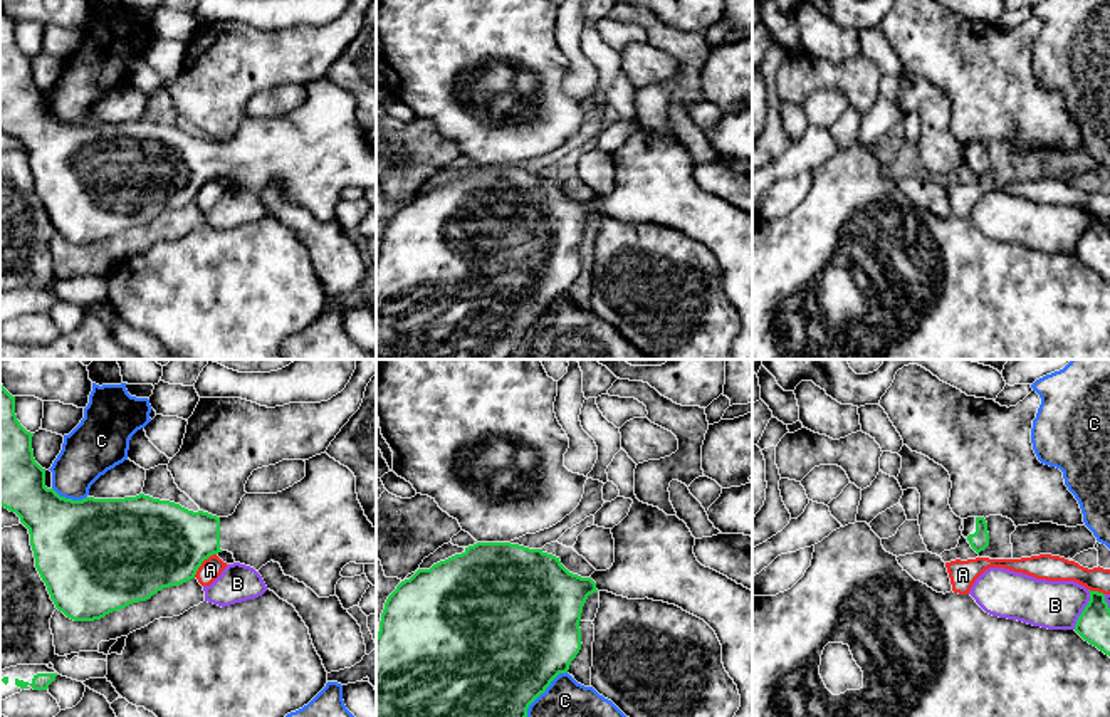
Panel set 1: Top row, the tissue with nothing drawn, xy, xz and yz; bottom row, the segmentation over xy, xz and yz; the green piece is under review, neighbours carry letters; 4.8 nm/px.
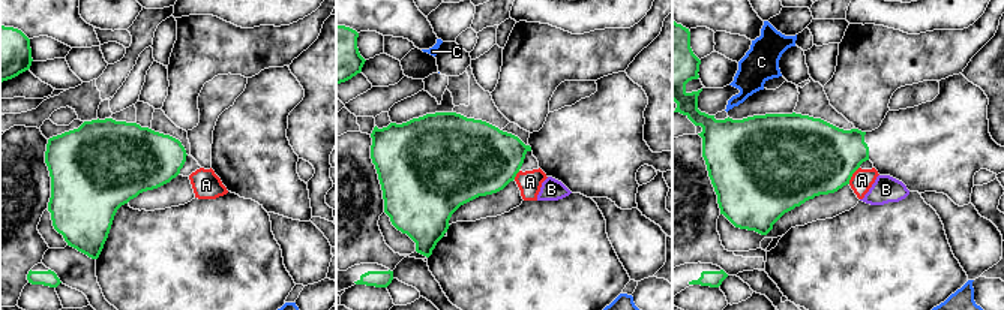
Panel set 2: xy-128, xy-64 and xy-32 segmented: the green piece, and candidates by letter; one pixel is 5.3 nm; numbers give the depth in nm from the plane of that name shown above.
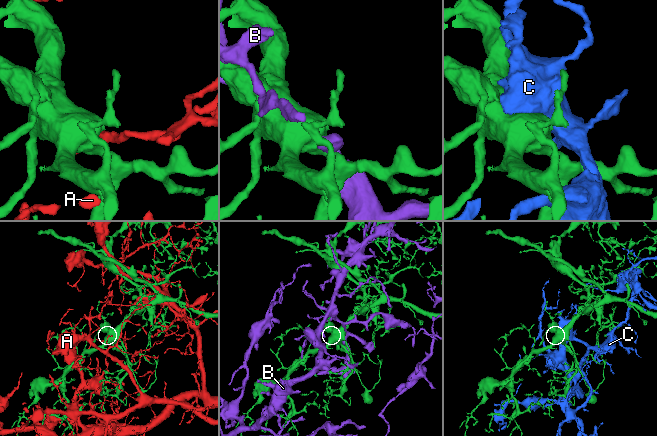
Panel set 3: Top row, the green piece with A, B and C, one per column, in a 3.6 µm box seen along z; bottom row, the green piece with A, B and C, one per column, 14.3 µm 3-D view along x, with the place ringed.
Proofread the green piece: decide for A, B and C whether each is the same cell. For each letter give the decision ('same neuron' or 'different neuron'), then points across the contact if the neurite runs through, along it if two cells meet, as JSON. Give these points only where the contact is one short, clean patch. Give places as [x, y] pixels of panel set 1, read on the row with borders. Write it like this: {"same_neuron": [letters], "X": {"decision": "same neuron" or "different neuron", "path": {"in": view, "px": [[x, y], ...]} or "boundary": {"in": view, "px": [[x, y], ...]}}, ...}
{"same_neuron": [], "A": {"decision": "different neuron"}, "B": {"decision": "different neuron"}, "C": {"decision": "different neuron"}}

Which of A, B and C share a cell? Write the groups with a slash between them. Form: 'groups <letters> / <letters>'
groups A / B / C

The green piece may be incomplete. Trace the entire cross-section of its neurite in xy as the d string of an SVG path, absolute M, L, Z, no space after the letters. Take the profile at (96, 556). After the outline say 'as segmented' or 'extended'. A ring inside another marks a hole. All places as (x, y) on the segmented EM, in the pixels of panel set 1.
M0 383L0 505L15 512L29 529L35 568L50 599L74 621L101 620L133 603L149 599L163 588L183 584L195 578L205 559L222 551L232 552L235 563L255 571L270 561L279 563L285 576L304 583L319 598L336 594L336 584L346 564L376 564L376 527L358 500L356 477L327 453L304 460L306 477L292 487L277 494L245 494L232 516L217 517L144 494L124 499L60 497L54 489L45 487L45 468L34 458L32 437L34 433L17 420L15 396Z; extended

